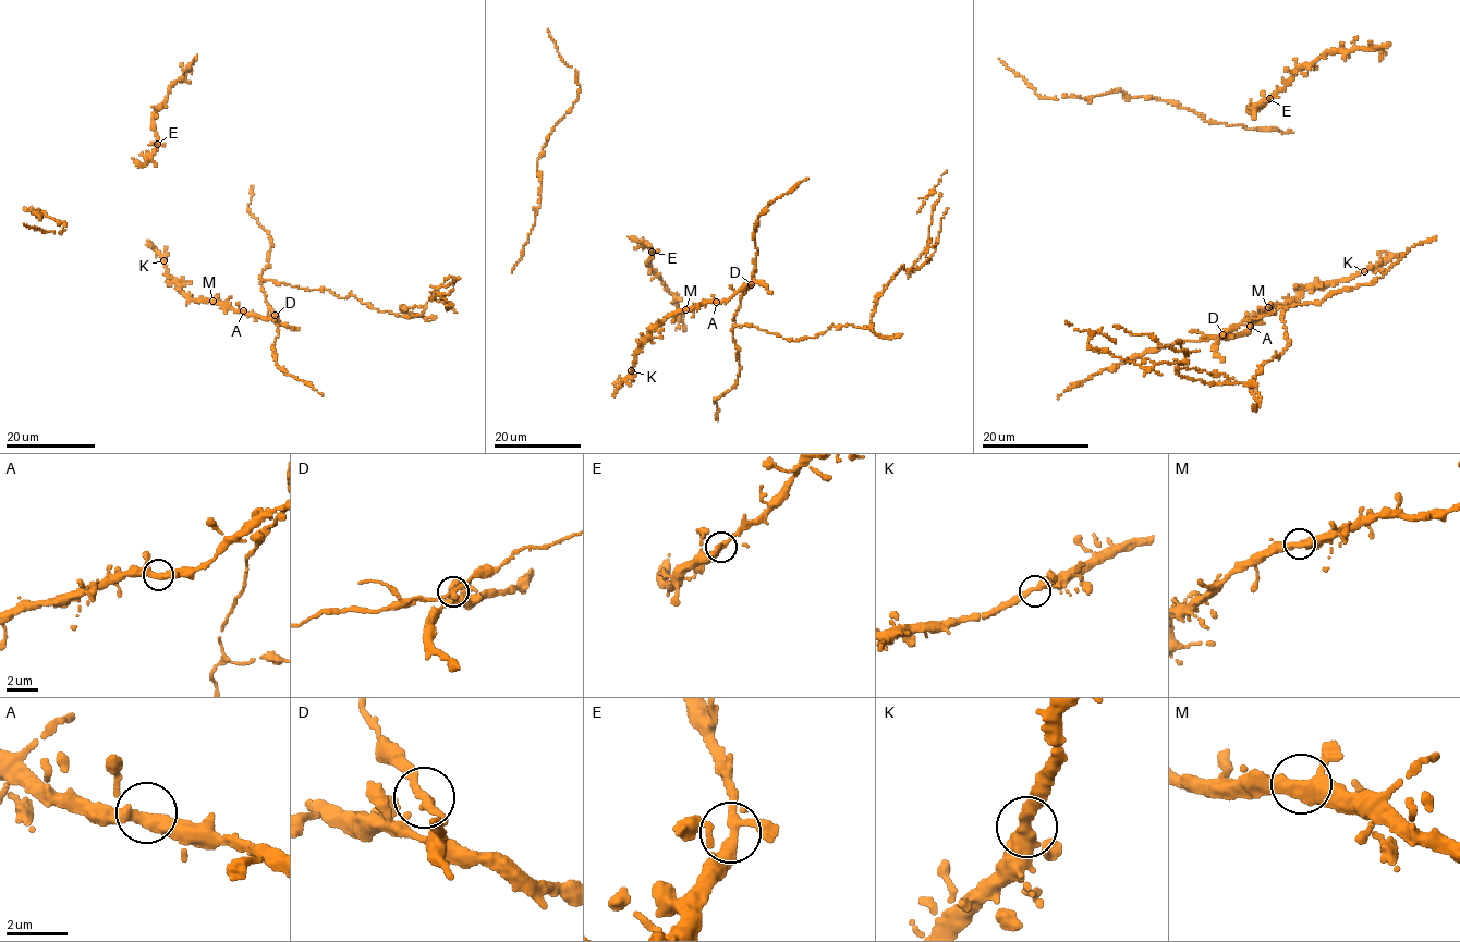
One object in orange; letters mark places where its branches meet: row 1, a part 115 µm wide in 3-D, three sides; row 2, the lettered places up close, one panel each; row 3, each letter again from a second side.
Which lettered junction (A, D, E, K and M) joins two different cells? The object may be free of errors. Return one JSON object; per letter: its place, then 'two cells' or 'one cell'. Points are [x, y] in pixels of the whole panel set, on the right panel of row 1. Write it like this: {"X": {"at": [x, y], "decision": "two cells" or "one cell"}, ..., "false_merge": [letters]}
{"A": {"at": [1250, 326], "decision": "one cell"}, "D": {"at": [1223, 334], "decision": "two cells"}, "E": {"at": [1269, 98], "decision": "one cell"}, "K": {"at": [1364, 271], "decision": "one cell"}, "M": {"at": [1268, 307], "decision": "one cell"}, "false_merge": ["D"]}

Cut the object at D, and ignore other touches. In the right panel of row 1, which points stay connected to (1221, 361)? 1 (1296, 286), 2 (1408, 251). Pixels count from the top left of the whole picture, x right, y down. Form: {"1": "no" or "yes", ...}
{"1": "yes", "2": "no"}

